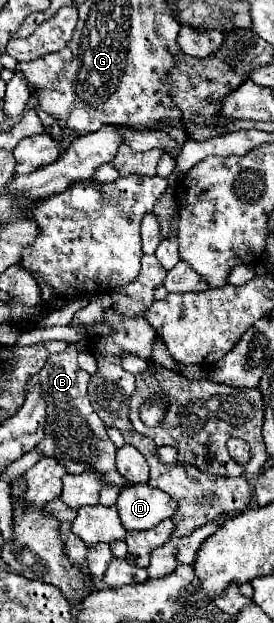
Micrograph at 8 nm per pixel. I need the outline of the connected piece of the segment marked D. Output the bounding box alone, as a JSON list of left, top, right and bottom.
[116,485,176,531]

